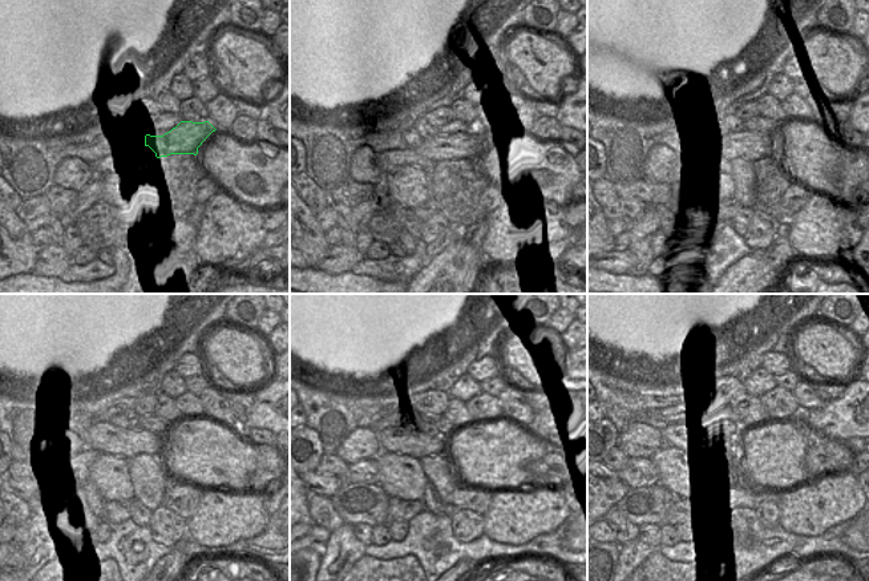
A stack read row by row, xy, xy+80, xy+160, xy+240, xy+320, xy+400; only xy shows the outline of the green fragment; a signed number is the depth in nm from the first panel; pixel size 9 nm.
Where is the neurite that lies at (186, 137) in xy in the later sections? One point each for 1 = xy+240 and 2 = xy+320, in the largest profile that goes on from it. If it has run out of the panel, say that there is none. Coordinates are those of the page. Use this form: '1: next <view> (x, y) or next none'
1: next xy+240 (104, 438)
2: next xy+320 (393, 440)

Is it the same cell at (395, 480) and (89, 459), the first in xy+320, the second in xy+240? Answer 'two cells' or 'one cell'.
two cells

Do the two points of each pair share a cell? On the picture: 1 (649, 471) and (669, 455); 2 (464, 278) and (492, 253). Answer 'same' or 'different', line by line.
1: different
2: different

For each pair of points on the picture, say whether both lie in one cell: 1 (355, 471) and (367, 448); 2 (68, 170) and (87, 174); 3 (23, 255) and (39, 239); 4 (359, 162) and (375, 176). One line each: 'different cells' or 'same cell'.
1: different cells
2: same cell
3: different cells
4: same cell

